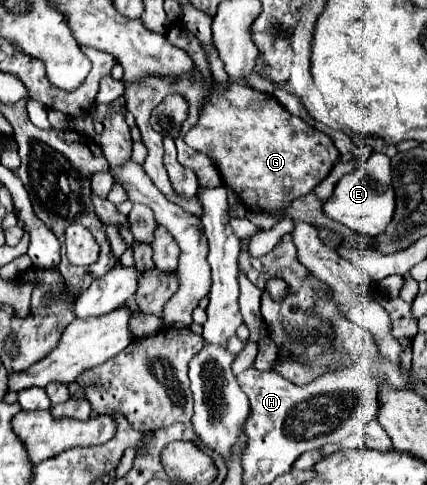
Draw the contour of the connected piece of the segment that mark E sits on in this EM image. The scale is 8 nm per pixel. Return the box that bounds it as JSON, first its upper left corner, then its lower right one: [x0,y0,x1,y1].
[324,153,396,237]

